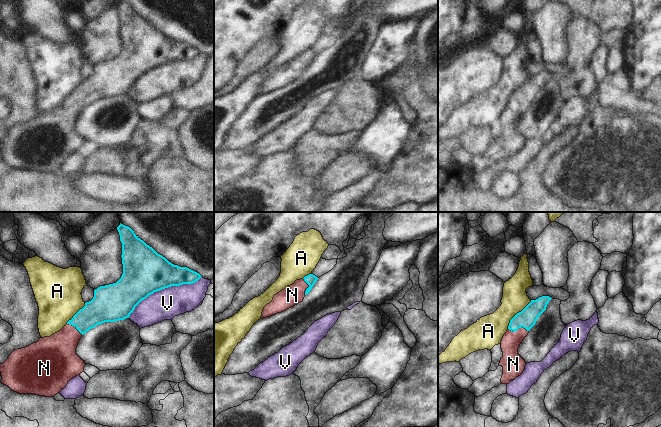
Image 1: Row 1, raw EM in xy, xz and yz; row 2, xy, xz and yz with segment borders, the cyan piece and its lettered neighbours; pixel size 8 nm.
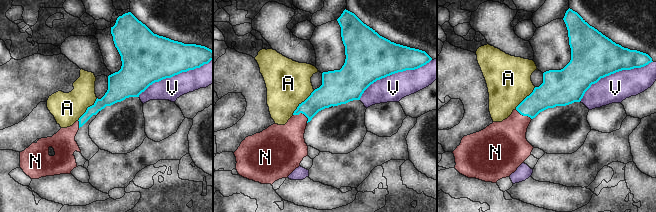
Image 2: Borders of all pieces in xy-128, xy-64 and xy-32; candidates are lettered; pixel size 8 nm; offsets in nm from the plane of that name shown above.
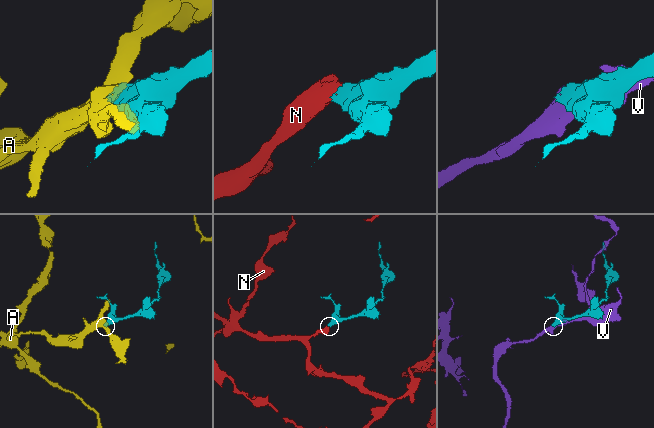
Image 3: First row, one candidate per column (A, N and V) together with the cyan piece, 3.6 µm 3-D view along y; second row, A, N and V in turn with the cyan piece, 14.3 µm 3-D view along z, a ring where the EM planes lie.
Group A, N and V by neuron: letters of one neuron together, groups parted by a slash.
A / N / V

